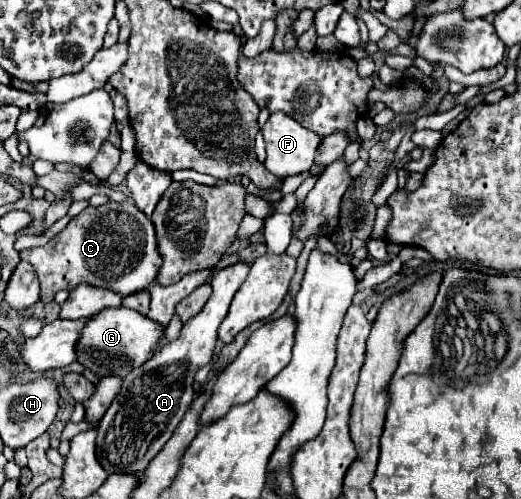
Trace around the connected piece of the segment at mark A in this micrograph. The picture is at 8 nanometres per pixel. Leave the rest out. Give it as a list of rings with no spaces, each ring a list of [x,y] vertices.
[[[238,262],[214,274],[212,296],[206,306],[184,322],[180,336],[166,344],[162,352],[152,356],[142,368],[134,368],[124,380],[120,394],[112,400],[108,412],[100,420],[96,432],[96,456],[108,474],[136,474],[140,476],[152,458],[172,438],[176,426],[184,418],[194,400],[194,374],[208,362],[212,362],[216,346],[216,330],[228,314],[230,302],[236,290],[242,286],[250,270],[250,264]]]

